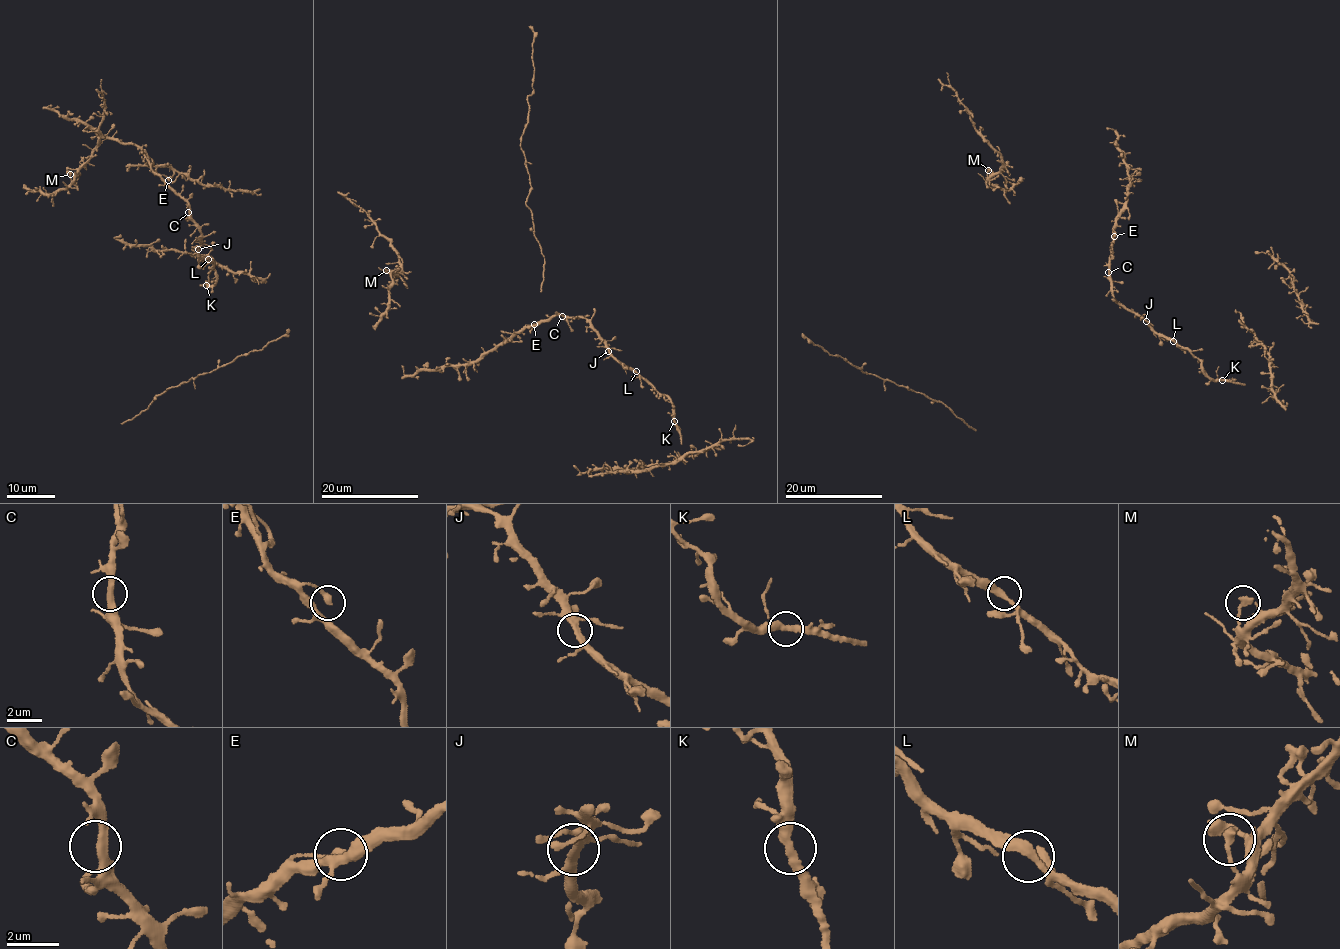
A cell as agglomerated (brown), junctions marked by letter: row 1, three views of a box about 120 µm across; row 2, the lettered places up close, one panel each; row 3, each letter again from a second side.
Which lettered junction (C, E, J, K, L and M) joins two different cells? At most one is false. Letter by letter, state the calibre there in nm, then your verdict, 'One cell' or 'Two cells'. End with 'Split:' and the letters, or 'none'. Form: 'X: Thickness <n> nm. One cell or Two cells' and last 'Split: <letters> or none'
C: Thickness 340 nm. One cell
E: Thickness 360 nm. One cell
J: Thickness 280 nm. One cell
K: Thickness 360 nm. One cell
L: Thickness 340 nm. One cell
M: Thickness 360 nm. One cell
Split: none

